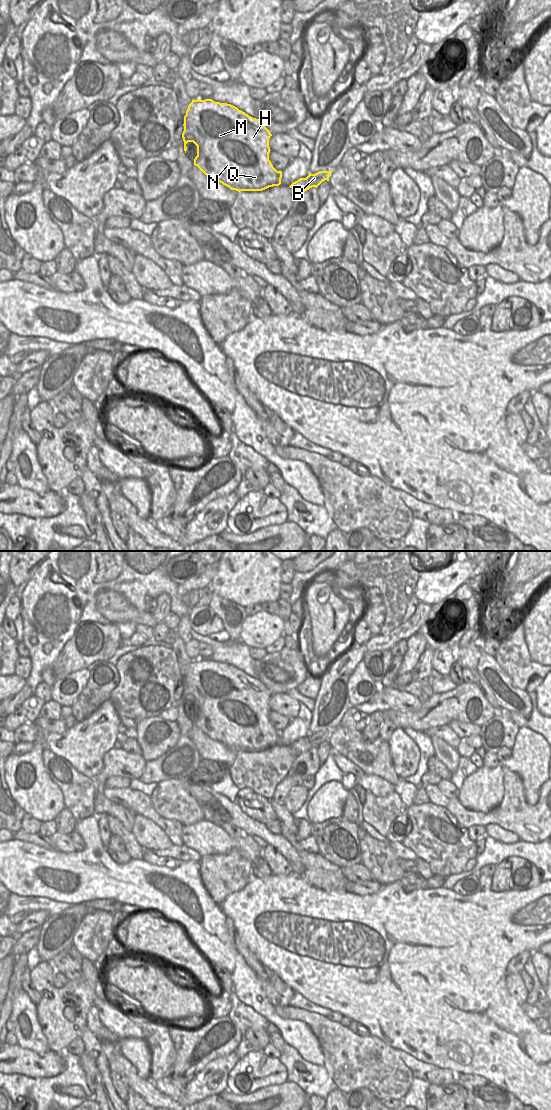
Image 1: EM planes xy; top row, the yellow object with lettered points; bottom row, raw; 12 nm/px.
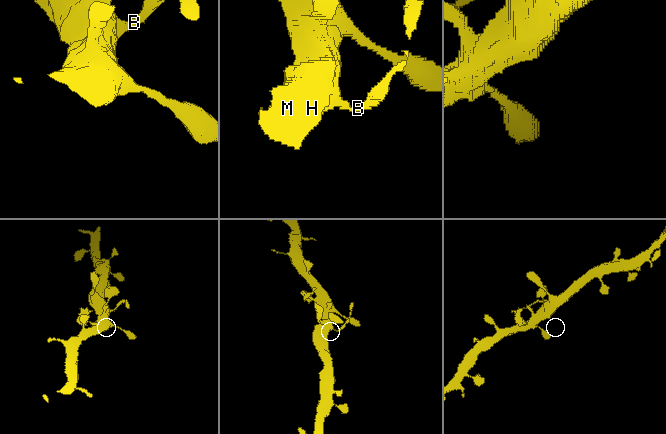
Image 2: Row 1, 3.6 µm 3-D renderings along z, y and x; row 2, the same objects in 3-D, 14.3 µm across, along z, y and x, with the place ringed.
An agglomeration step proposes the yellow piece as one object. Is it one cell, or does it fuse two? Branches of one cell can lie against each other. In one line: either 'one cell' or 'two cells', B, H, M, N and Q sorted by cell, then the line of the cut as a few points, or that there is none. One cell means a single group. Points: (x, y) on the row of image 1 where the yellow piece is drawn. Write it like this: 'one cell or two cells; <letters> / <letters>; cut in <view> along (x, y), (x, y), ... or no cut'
two cells; B / H M N Q; cut in xy along (306, 177), (310, 187)

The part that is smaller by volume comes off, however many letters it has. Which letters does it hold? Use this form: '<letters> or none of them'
B

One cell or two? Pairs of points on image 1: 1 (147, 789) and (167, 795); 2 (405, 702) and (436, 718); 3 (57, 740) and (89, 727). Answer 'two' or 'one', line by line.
1: two
2: two
3: one

